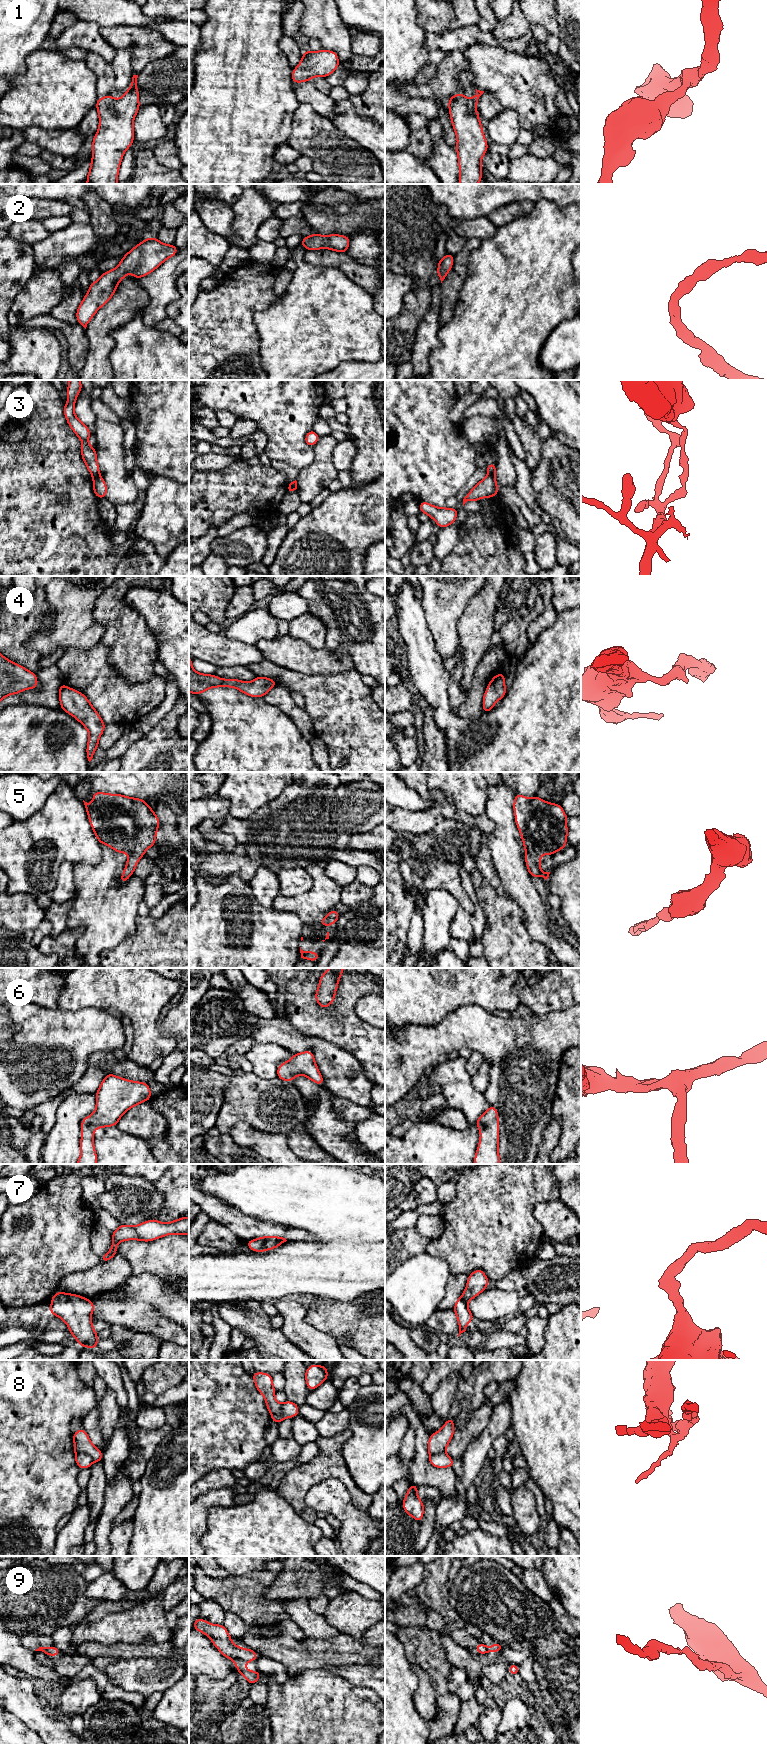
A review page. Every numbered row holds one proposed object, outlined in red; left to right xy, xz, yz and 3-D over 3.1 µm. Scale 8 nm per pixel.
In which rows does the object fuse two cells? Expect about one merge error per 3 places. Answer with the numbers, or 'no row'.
3, 8, 9

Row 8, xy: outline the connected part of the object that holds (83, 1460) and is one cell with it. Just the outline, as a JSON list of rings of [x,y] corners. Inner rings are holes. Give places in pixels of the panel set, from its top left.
[[[75,1452],[75,1461],[80,1469],[90,1468],[93,1463],[92,1458],[84,1452]]]

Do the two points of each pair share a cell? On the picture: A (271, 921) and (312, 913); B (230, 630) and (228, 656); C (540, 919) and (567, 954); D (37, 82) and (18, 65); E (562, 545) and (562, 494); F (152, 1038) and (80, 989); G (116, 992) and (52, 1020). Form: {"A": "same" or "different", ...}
{"A": "different", "B": "different", "C": "same", "D": "different", "E": "different", "F": "same", "G": "different"}

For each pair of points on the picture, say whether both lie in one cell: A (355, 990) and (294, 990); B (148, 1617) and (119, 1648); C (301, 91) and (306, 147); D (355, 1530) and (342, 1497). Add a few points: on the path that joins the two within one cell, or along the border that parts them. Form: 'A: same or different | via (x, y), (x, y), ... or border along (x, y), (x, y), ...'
A: same | via (341, 1005), (334, 1012), (316, 1012), (309, 1005)
B: different | border along (100, 1643), (113, 1645), (127, 1642), (147, 1645)
C: different | border along (300, 103), (308, 103), (322, 116)
D: same | via (354, 1522), (342, 1508), (342, 1505)

